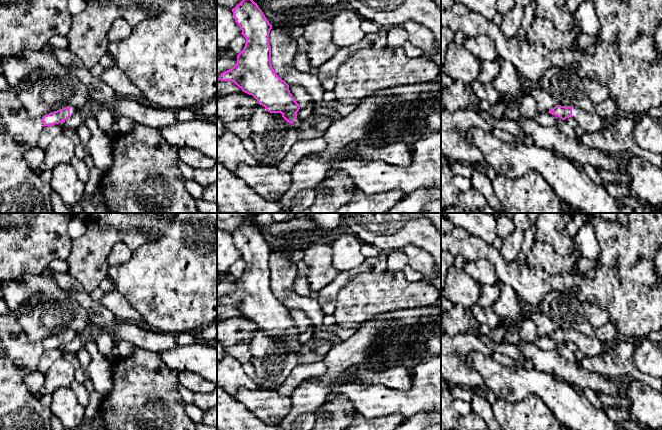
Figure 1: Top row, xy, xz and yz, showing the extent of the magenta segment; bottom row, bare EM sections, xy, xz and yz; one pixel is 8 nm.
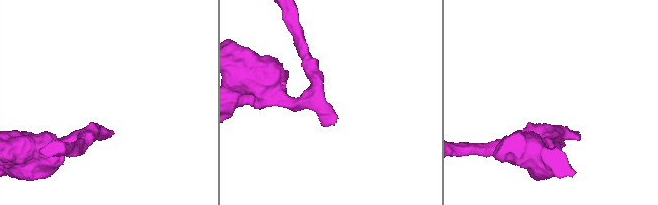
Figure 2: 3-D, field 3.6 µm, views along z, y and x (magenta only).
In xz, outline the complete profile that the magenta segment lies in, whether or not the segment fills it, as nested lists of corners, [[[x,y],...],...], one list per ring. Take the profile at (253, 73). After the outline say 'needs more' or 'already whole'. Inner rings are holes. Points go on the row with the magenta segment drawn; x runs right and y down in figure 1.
[[[242,0],[231,10],[235,22],[242,30],[241,34],[246,38],[246,43],[237,55],[236,65],[221,73],[218,80],[234,82],[243,92],[252,95],[268,112],[281,113],[282,117],[291,124],[291,128],[298,128],[297,112],[300,106],[290,93],[289,85],[275,73],[271,64],[269,33],[272,25],[253,0]]]; needs more

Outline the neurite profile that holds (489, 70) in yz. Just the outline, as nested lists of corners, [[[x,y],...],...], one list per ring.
[[[496,60],[494,61],[480,61],[480,73],[477,79],[482,83],[490,83],[499,74],[500,65]]]

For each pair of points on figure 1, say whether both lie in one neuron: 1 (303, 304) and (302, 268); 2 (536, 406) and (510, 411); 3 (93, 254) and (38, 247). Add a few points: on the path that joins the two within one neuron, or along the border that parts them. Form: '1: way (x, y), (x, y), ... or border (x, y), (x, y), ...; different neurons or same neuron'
1: border (296, 263), (297, 275); different neurons
2: way (530, 411), (516, 411); same neuron
3: border (72, 240), (70, 253), (65, 260); different neurons

